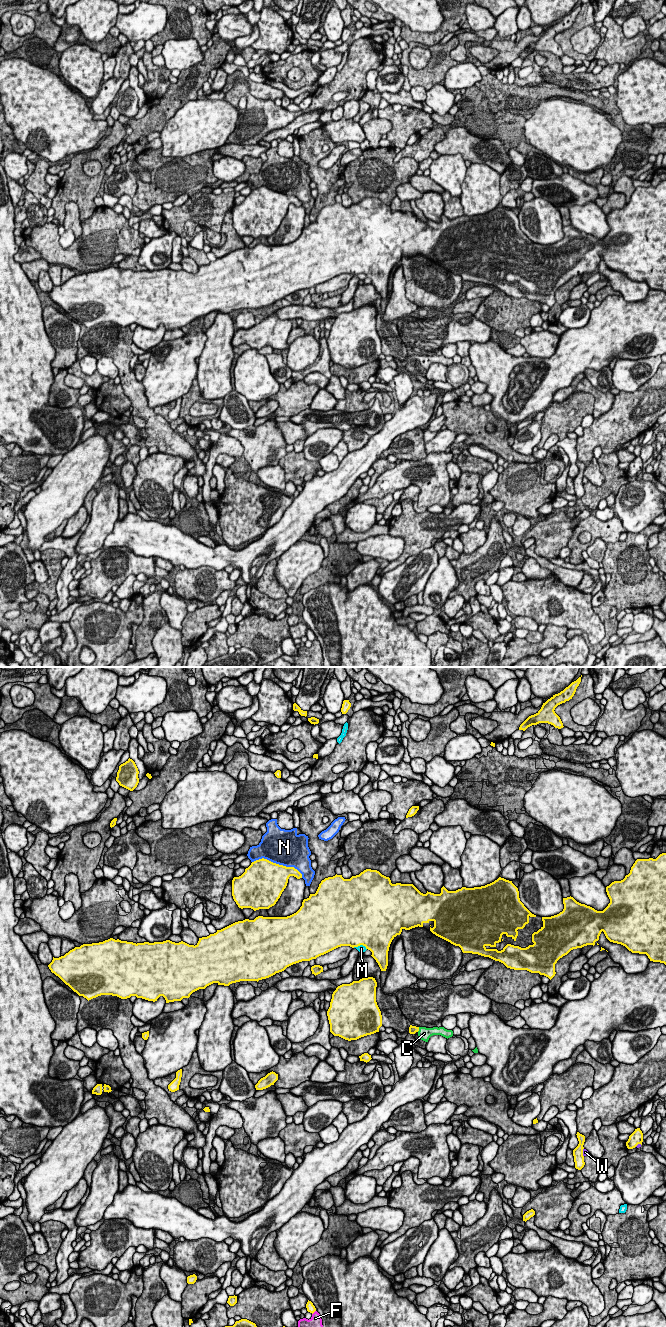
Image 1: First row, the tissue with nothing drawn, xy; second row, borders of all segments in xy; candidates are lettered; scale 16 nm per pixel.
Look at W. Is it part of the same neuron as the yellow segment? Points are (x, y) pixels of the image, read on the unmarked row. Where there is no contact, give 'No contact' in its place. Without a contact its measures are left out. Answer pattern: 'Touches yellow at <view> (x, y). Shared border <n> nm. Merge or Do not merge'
Touches yellow at xy (582, 480). Shared border 140 nm. Do not merge

